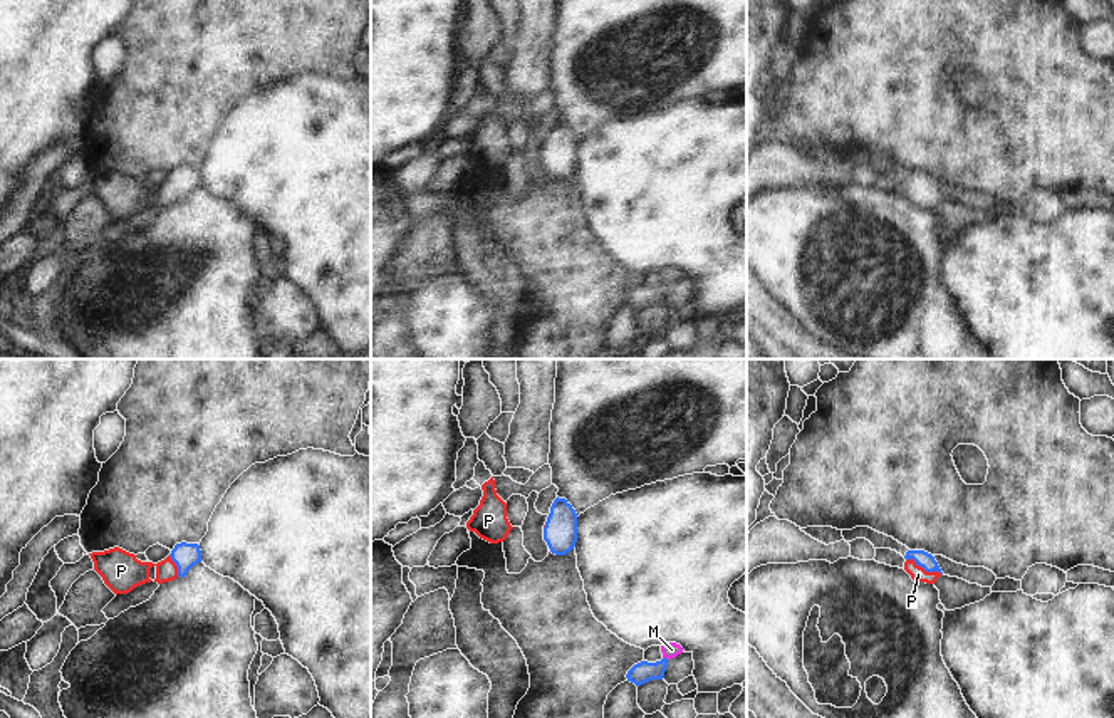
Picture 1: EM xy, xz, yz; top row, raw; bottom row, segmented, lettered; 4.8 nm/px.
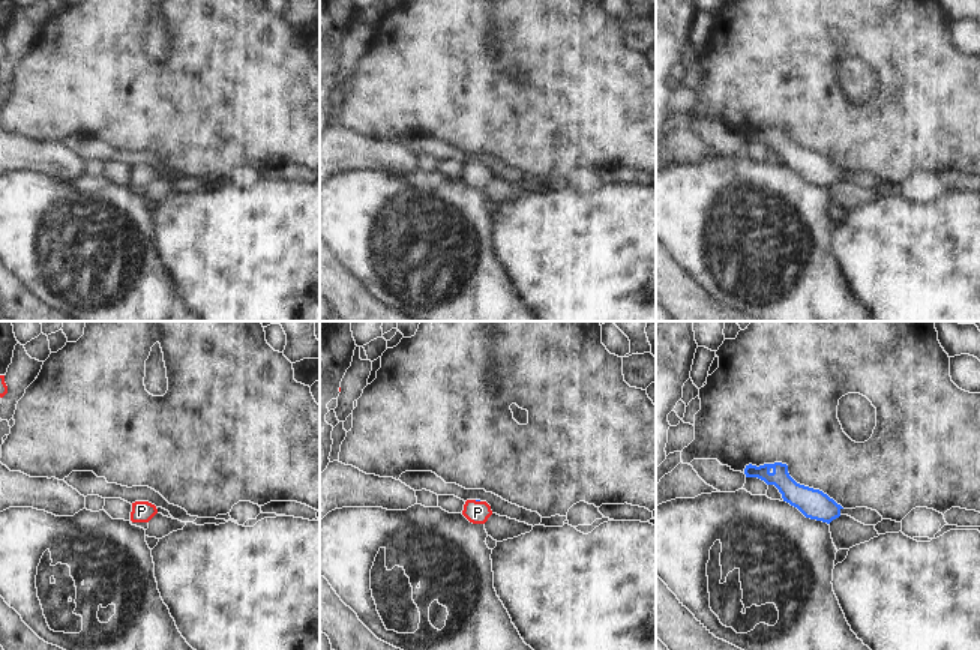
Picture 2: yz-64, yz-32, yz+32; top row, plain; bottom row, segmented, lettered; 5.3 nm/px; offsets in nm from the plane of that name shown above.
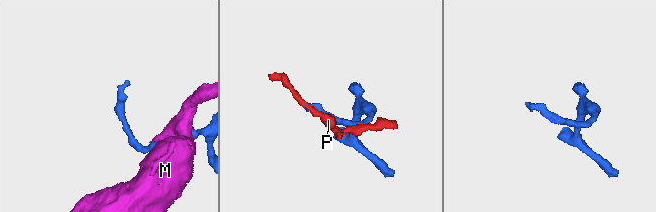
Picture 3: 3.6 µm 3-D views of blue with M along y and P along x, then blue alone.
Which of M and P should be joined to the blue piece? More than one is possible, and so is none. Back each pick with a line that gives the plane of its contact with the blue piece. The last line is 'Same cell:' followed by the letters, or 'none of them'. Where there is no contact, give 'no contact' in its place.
P: yz
Same cell: P

